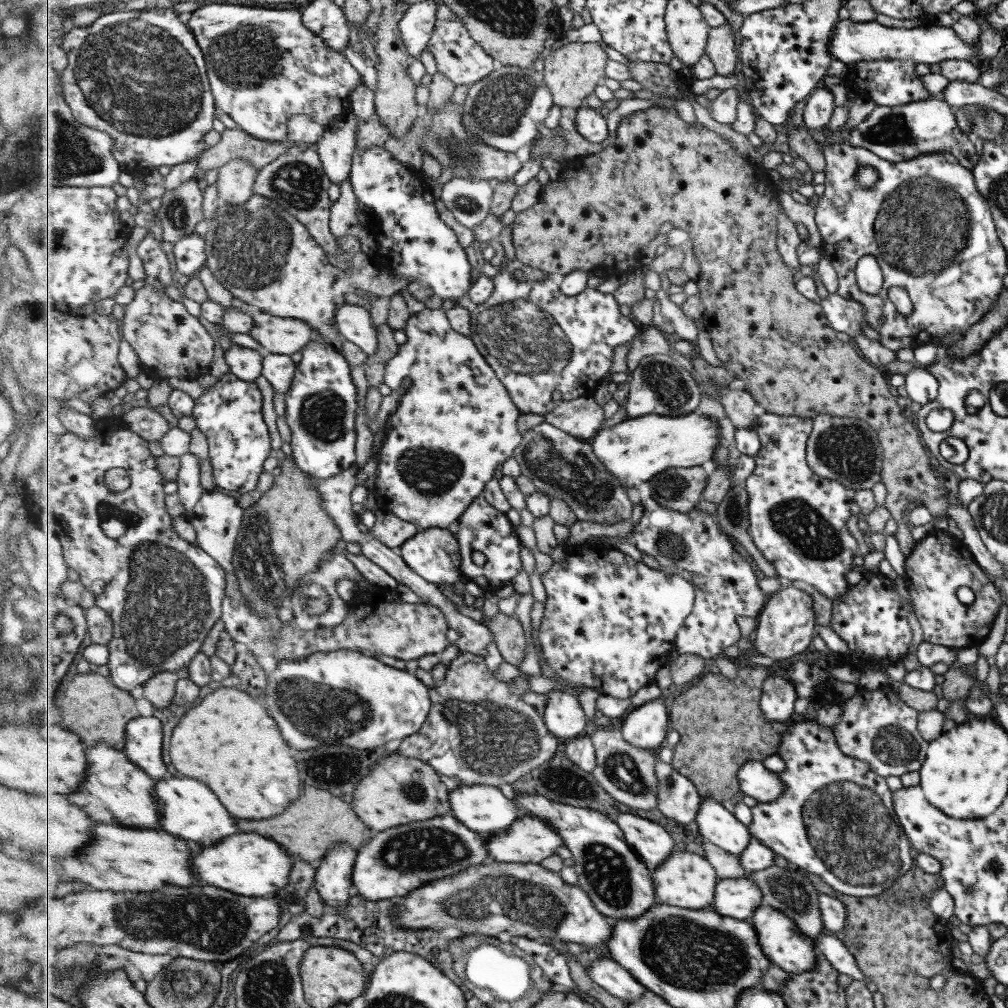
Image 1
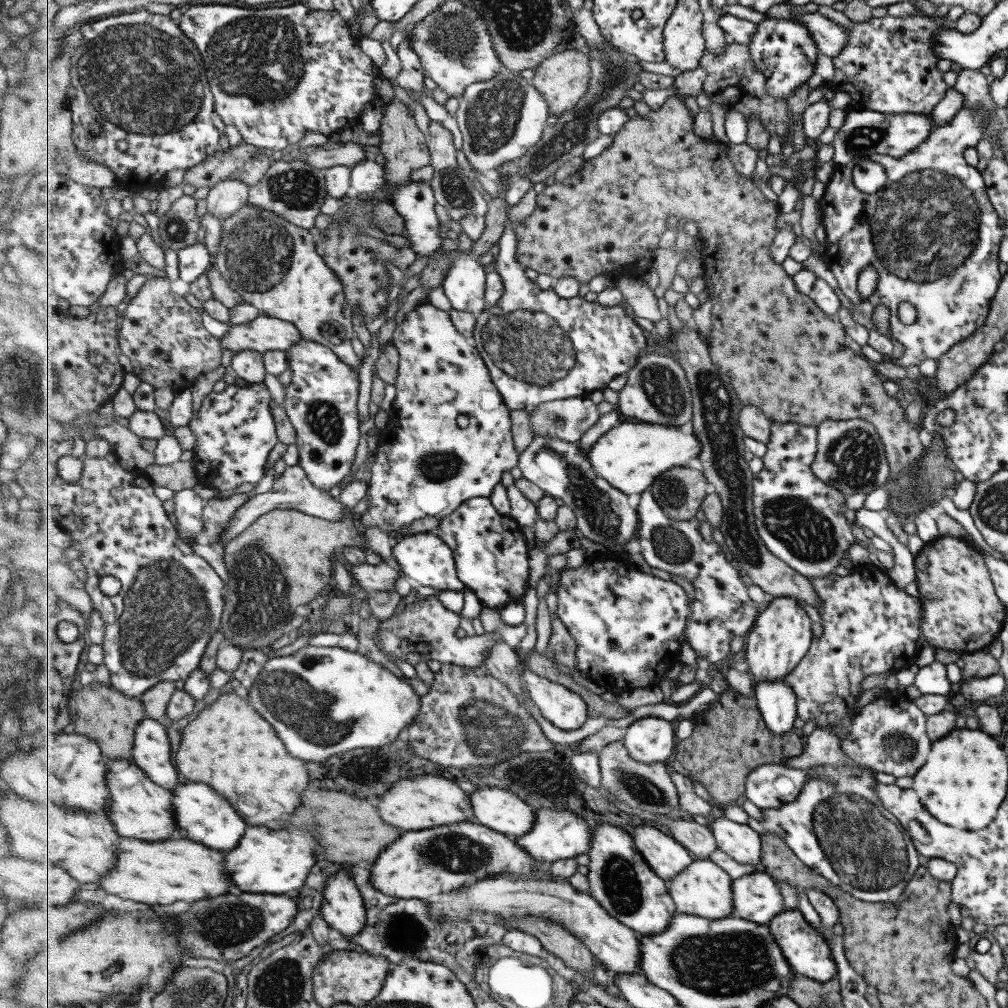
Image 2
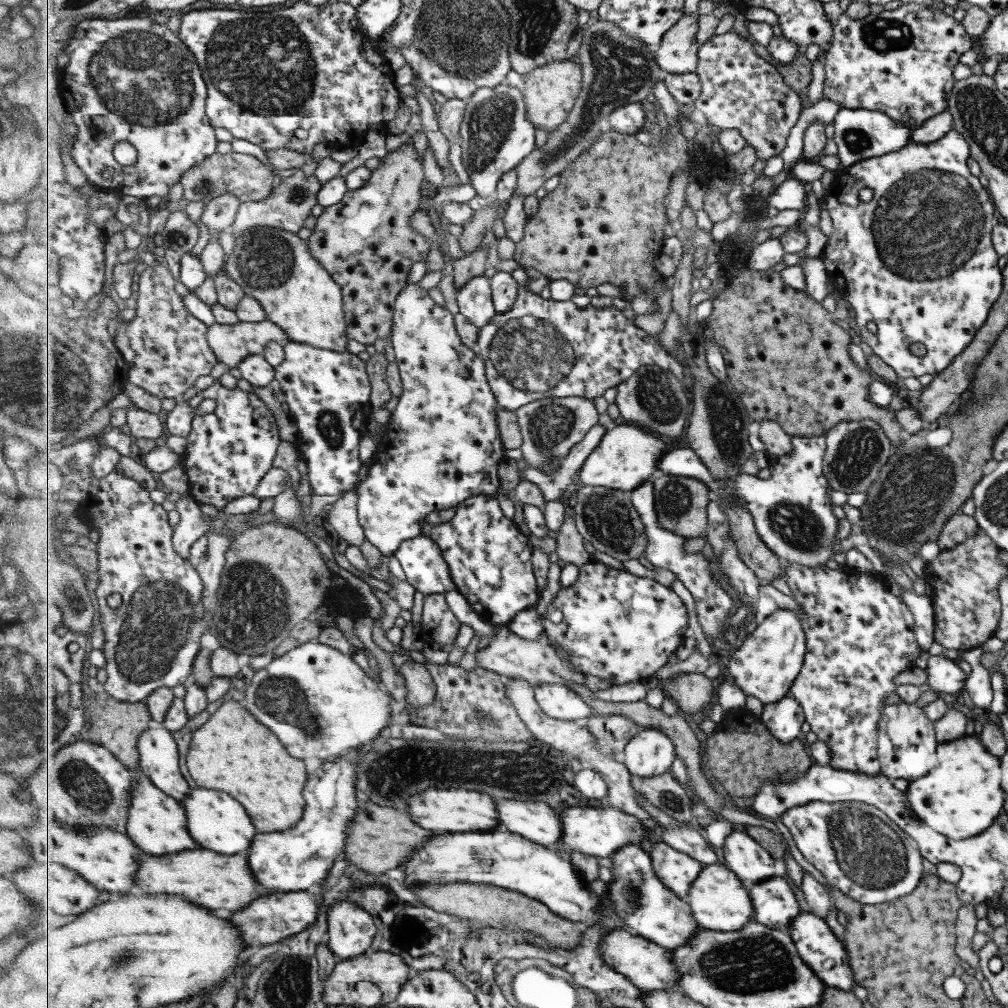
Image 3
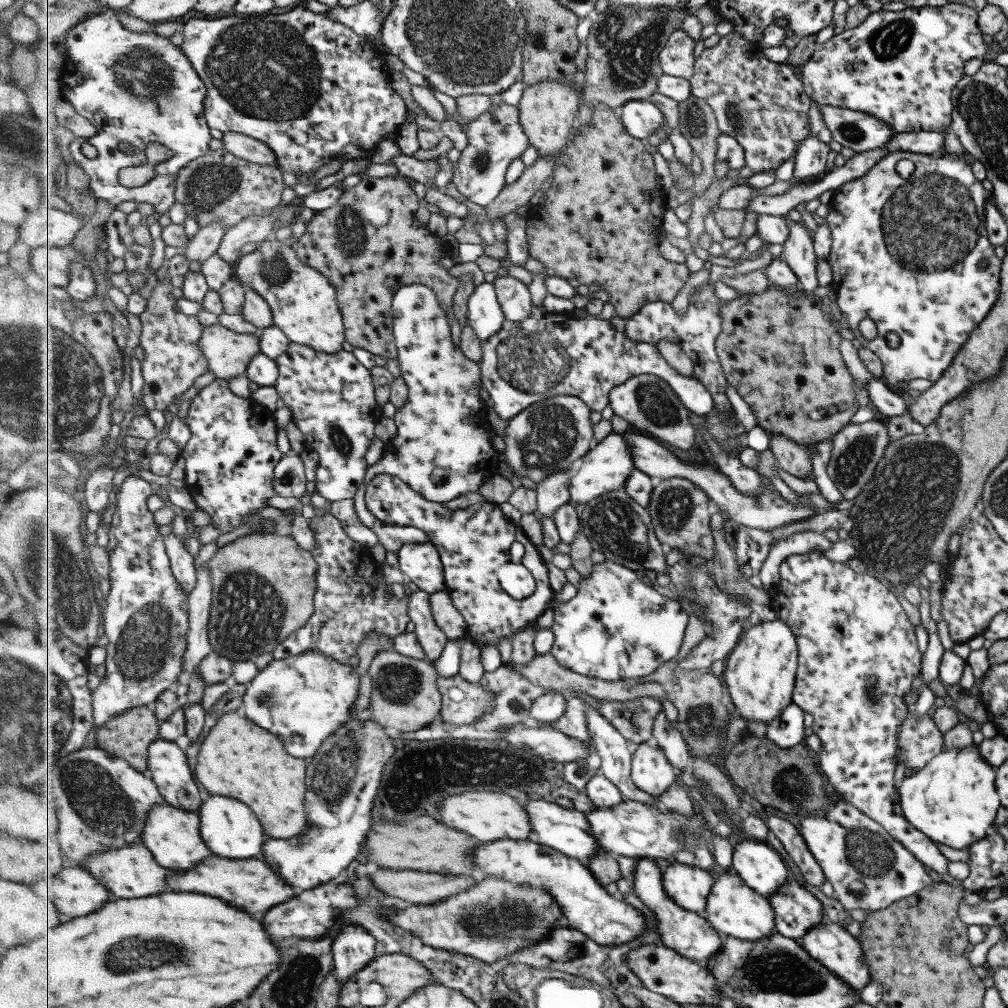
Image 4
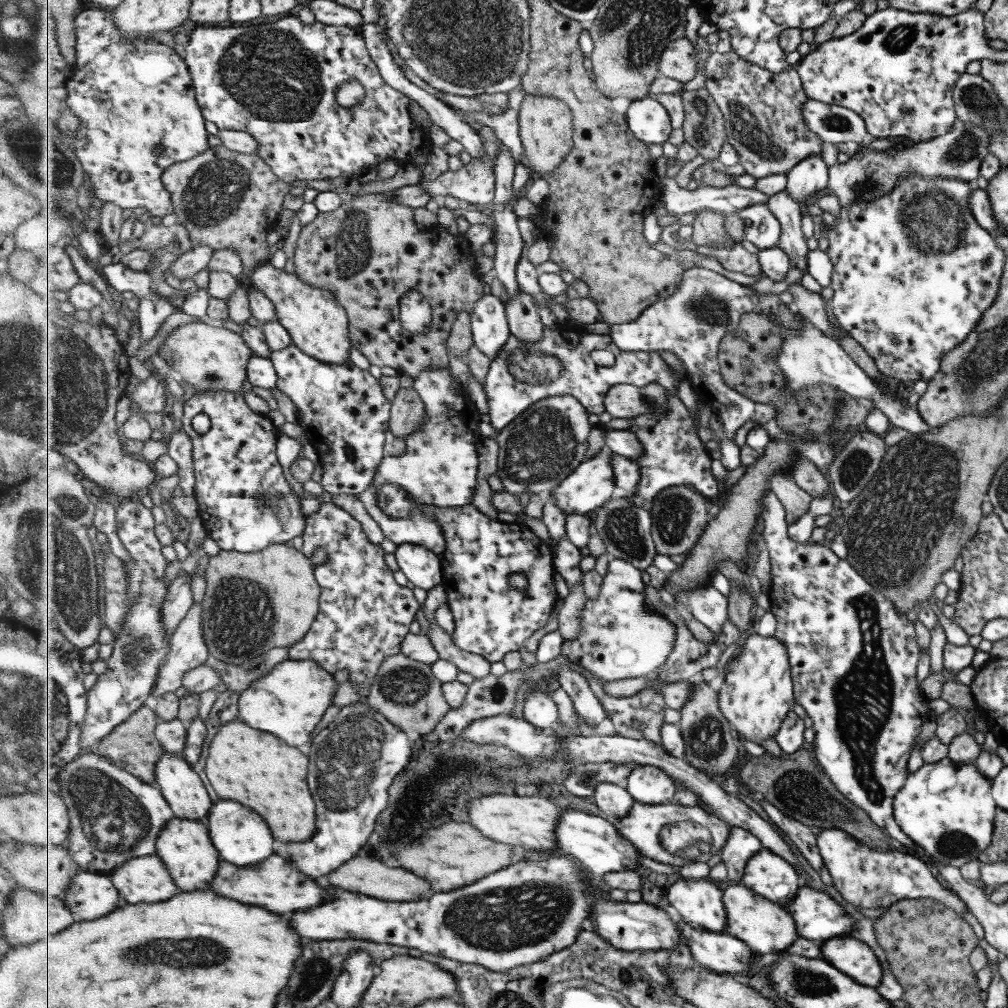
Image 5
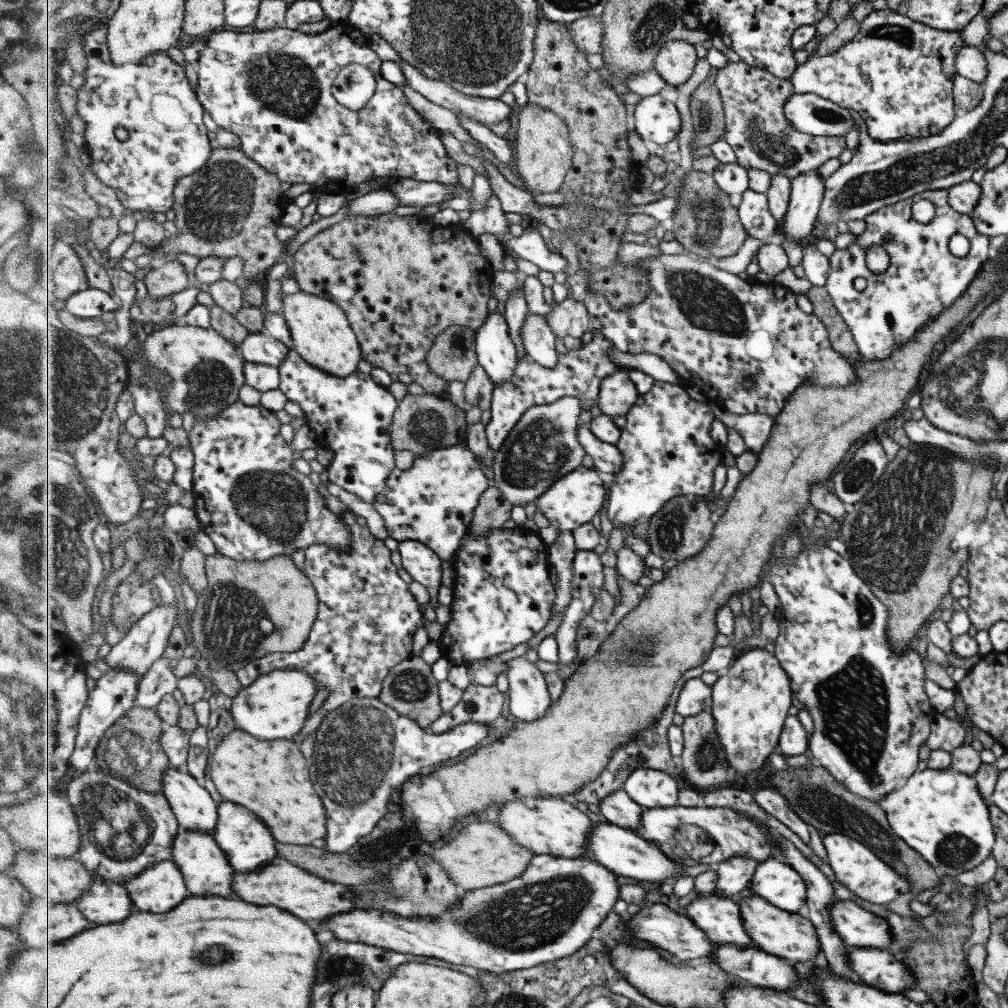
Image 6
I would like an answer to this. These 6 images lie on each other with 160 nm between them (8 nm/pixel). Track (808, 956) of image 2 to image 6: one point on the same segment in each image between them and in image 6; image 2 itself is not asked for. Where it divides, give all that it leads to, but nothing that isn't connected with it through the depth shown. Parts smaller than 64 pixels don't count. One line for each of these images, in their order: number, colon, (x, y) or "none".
3: (823, 953)
4: (828, 943)
5: (854, 958)
6: (877, 969)

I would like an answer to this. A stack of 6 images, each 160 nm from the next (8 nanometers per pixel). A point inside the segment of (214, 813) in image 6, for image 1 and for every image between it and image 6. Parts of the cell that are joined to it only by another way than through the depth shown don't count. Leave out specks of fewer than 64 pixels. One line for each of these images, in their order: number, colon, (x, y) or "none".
1: (144, 738)
2: (151, 749)
3: (159, 758)
4: (168, 766)
5: (182, 787)

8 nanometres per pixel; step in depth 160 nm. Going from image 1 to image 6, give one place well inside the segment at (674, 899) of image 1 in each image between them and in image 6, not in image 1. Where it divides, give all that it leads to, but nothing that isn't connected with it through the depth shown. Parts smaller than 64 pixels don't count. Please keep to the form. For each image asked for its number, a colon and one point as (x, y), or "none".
2: (704, 889)
3: (719, 901)
4: (734, 908)
5: (767, 927)
6: (791, 936)

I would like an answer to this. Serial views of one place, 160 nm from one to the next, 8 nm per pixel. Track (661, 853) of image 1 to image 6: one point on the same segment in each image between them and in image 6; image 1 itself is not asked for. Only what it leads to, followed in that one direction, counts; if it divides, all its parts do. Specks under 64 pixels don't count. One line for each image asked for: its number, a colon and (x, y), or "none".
2: (668, 857)
3: (678, 870)
4: (689, 886)
5: (700, 902)
6: (720, 917)

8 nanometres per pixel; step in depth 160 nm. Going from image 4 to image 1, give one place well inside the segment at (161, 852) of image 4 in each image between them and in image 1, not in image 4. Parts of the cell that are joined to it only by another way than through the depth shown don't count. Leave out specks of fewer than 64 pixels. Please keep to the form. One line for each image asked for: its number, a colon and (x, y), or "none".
1: (117, 791)
2: (139, 807)
3: (158, 822)

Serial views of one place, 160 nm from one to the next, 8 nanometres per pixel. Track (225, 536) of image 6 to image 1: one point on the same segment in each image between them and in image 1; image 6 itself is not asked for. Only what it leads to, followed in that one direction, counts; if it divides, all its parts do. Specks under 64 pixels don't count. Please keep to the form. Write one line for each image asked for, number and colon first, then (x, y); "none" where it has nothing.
1: (230, 413)
2: (235, 429)
3: (229, 451)
4: (230, 464)
5: (246, 504)

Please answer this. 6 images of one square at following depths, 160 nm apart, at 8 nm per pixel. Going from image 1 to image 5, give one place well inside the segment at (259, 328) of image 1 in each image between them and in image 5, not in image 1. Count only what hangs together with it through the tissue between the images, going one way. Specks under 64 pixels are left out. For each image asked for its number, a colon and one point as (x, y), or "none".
2: (265, 333)
3: (232, 343)
4: (229, 353)
5: (208, 357)

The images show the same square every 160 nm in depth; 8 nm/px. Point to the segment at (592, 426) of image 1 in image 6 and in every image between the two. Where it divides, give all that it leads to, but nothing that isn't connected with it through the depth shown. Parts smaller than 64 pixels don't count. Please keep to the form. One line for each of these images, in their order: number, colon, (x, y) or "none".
2: (570, 418)
3: (551, 427)
4: (552, 435)
5: (544, 445)
6: (544, 447)

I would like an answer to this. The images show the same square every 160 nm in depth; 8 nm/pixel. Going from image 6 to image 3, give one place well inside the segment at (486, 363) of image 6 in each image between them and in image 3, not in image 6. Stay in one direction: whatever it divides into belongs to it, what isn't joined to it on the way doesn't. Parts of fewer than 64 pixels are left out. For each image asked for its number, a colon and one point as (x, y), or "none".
3: (475, 301)
4: (485, 314)
5: (490, 325)

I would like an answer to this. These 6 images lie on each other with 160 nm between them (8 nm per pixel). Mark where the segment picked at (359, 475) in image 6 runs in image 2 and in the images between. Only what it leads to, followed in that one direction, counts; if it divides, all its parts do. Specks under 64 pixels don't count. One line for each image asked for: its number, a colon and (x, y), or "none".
2: (322, 398)
3: (328, 393)
4: (332, 397)
5: (344, 413)

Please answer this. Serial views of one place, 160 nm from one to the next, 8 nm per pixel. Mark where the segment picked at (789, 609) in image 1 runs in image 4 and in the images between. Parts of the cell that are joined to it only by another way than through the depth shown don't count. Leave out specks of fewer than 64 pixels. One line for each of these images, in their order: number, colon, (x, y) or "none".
2: (779, 640)
3: (766, 665)
4: (760, 674)

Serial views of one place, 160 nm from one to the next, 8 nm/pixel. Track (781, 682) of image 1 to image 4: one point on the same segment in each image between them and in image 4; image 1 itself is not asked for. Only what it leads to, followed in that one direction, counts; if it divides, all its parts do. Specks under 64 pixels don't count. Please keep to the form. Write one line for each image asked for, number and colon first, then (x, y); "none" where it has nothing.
2: (778, 702)
3: (784, 718)
4: (788, 730)

